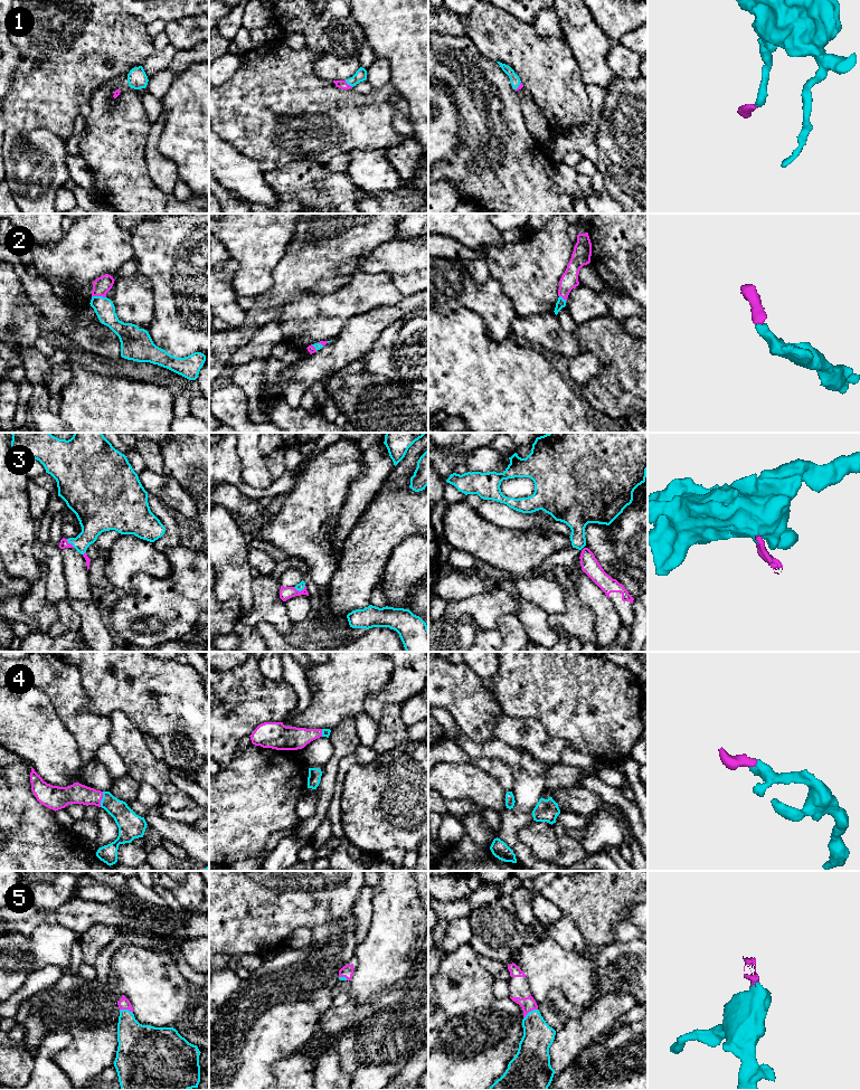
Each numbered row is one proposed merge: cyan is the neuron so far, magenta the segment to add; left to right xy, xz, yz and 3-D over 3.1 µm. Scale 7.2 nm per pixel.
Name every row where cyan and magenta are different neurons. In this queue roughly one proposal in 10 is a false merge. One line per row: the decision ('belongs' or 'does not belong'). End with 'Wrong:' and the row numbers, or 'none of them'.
1: belongs
2: belongs
3: belongs
4: belongs
5: belongs
Wrong: none of them

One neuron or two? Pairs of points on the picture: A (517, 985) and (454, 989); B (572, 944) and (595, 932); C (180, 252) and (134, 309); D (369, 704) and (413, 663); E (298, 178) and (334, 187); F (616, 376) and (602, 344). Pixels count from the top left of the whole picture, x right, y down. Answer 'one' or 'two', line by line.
A: two
B: two
C: two
D: one
E: one
F: one

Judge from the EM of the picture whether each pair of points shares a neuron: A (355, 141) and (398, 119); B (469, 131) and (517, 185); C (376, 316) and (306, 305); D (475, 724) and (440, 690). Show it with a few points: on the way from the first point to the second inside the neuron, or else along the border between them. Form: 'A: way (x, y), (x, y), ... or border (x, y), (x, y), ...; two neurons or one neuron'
A: border (393, 96), (393, 128), (399, 134), (409, 138); two neurons
B: way (480, 145), (480, 149), (484, 150), (502, 170); one neuron
C: border (386, 305), (352, 315), (340, 330); two neurons
D: way (466, 716), (449, 698); one neuron

